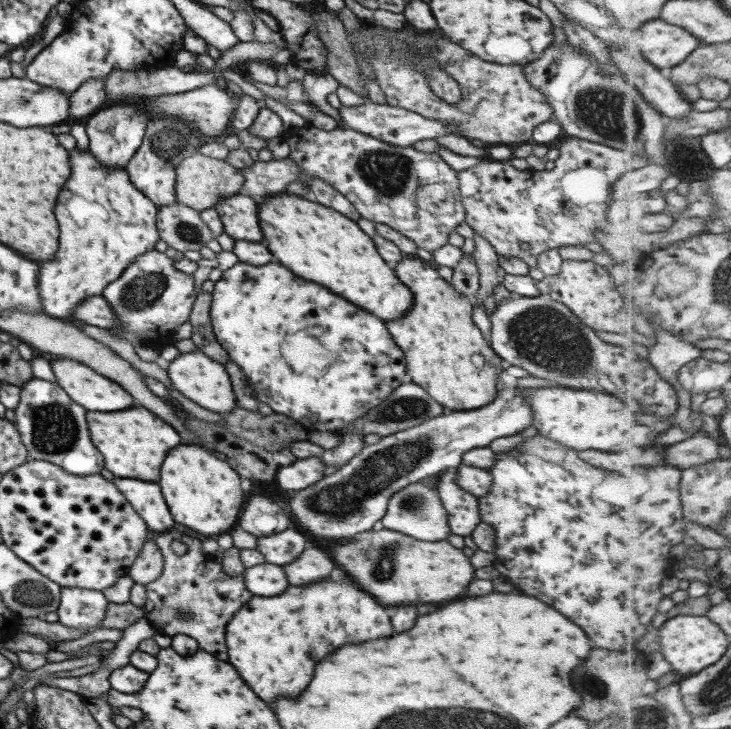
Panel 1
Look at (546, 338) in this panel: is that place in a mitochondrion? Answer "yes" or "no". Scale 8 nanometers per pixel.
yes

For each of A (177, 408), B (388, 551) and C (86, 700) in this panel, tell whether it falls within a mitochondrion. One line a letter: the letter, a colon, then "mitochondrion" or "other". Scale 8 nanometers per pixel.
A: other
B: mitochondrion
C: other

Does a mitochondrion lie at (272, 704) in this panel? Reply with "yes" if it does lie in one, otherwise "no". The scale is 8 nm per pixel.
no

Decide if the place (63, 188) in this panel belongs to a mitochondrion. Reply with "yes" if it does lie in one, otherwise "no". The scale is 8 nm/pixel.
no

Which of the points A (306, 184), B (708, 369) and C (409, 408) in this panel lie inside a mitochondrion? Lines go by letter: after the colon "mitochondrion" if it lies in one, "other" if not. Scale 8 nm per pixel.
A: other
B: other
C: mitochondrion

